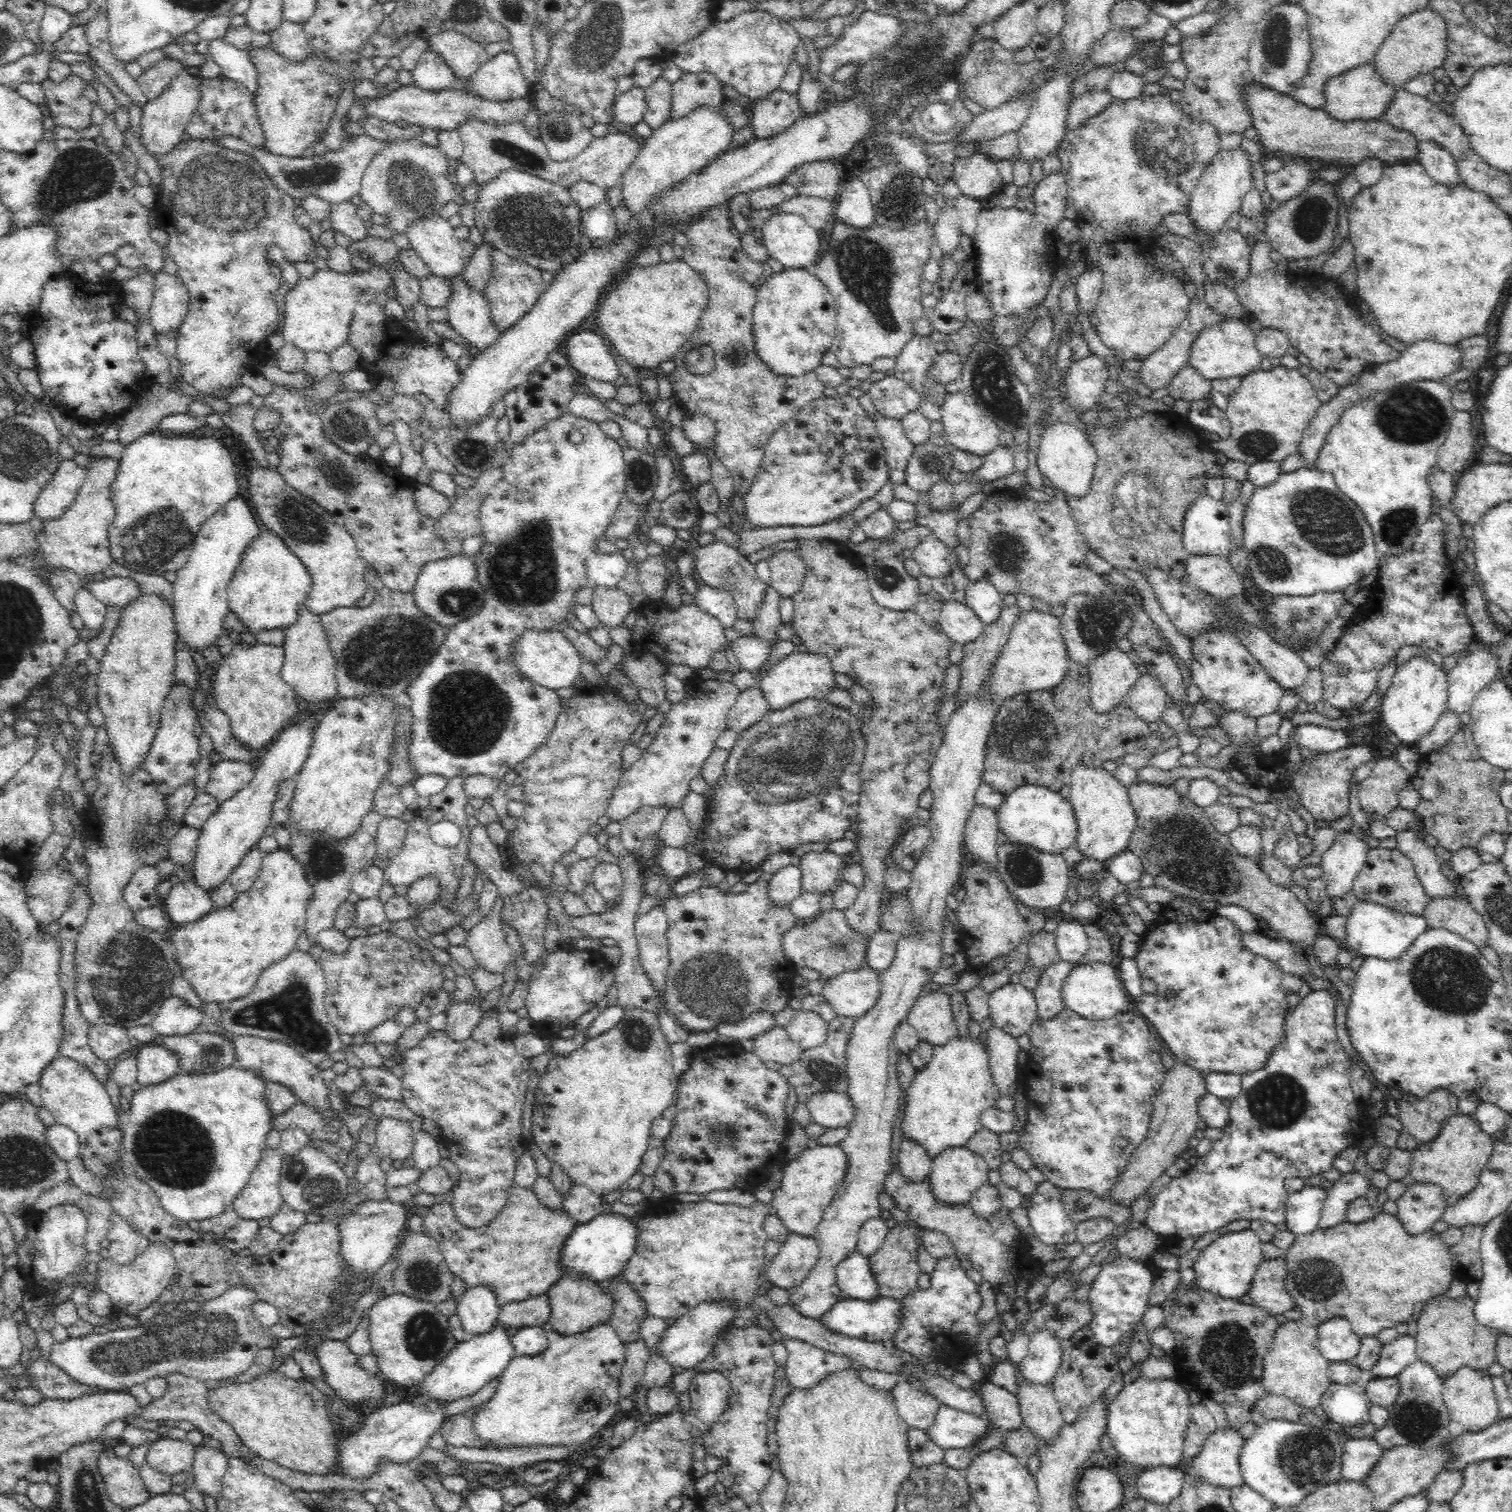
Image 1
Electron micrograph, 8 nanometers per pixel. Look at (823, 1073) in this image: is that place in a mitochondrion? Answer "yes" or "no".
yes

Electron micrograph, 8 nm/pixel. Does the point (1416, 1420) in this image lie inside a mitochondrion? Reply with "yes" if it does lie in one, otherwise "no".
yes

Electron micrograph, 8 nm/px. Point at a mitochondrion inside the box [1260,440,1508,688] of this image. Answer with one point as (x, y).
(1323, 517)

